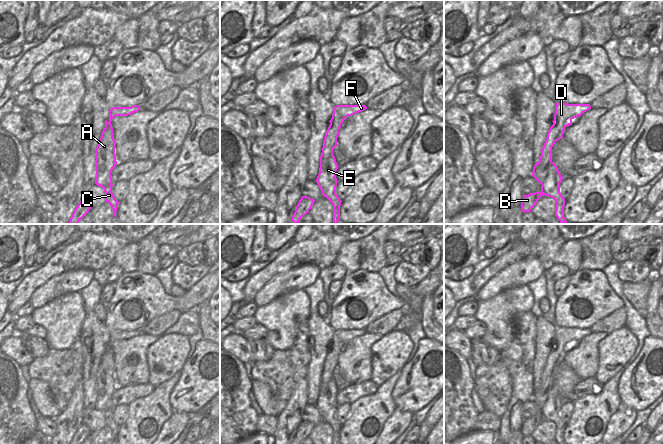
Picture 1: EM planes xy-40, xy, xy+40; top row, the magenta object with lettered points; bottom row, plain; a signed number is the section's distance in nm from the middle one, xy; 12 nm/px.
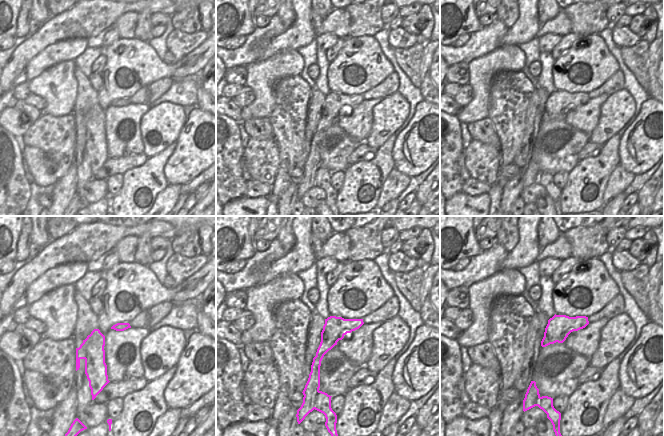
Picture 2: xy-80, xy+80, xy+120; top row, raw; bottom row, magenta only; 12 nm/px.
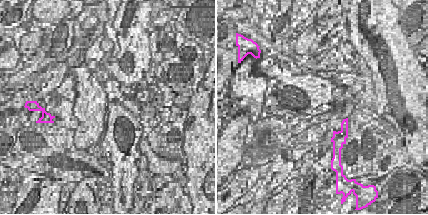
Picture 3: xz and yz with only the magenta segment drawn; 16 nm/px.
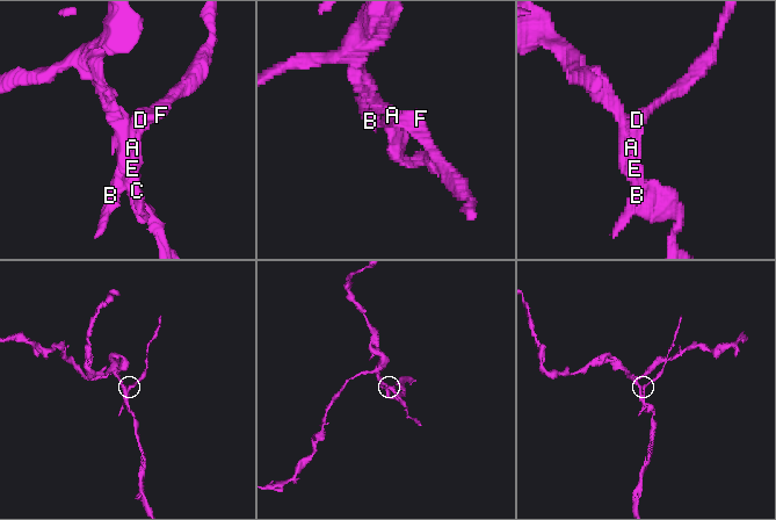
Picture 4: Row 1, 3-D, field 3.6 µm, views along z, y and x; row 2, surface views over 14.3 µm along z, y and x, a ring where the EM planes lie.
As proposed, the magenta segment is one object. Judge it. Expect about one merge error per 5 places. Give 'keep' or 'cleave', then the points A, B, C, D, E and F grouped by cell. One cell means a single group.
cleave; groups A C E / B D F

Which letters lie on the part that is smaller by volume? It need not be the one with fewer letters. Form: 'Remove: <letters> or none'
Remove: B, D, F

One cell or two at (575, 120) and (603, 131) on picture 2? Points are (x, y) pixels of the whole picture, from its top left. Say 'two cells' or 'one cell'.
two cells

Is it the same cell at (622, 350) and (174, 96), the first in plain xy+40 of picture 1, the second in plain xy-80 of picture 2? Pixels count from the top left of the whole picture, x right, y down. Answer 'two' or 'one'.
two

